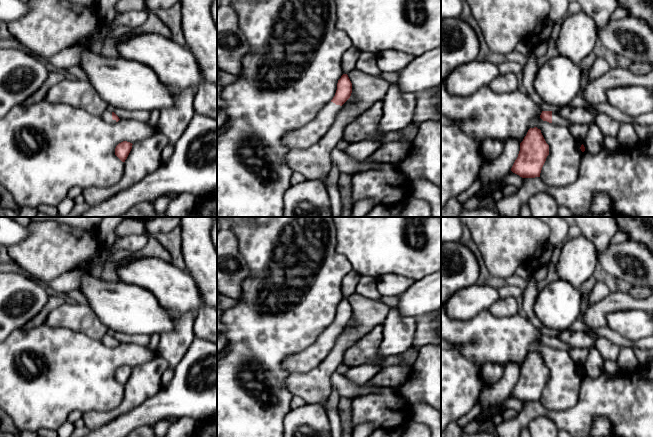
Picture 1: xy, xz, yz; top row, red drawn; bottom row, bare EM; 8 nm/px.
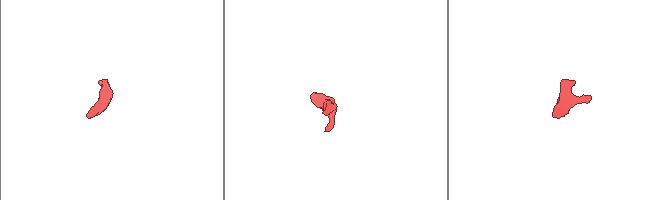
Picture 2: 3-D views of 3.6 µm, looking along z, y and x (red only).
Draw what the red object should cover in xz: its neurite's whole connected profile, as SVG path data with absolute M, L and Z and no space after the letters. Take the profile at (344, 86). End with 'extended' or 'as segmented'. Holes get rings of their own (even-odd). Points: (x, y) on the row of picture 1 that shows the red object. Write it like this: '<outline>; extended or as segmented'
M343 74L337 83L333 99L317 114L316 118L304 126L289 132L283 138L283 144L289 150L306 149L320 141L330 129L341 106L350 98L352 83L347 74Z; extended

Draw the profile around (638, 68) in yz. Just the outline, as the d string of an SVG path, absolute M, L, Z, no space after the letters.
M632 62L629 70L635 75L645 75L651 70L653 70L653 65L642 62Z

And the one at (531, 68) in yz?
M530 54L527 57L527 62L523 69L523 83L526 89L526 93L536 104L545 103L534 89L534 81L537 76L539 66L537 64L537 57L534 54Z

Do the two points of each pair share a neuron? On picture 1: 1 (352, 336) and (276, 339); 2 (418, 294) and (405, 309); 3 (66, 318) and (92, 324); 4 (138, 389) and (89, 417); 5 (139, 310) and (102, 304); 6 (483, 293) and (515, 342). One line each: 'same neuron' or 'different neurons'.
1: different neurons
2: same neuron
3: same neuron
4: same neuron
5: same neuron
6: different neurons

